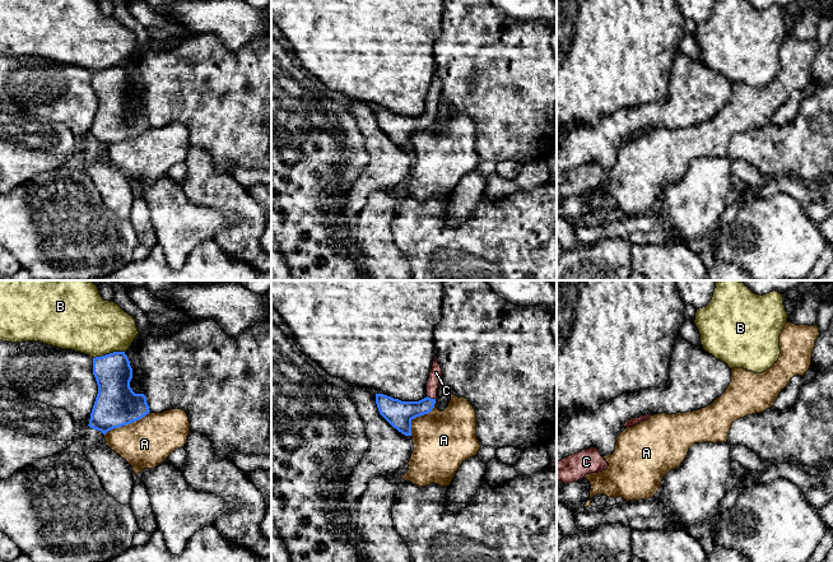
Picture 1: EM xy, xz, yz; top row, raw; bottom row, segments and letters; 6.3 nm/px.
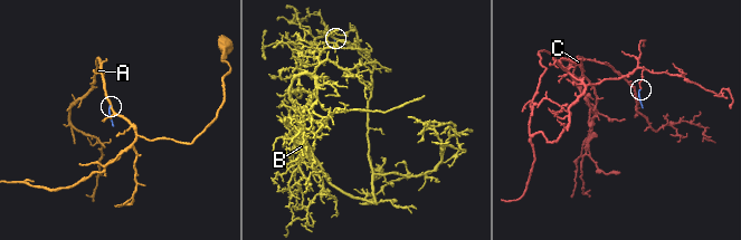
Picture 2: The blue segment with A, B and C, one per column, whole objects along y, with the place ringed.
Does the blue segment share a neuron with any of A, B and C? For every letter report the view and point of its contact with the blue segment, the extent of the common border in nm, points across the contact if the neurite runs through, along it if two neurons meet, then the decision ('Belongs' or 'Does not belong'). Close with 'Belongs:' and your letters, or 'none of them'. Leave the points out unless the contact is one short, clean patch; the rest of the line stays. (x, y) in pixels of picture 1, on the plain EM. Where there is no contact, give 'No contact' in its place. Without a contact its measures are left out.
A: Touches blue at xy (126, 138). Shared border 320 nm. Boundary: xy (149, 125), (135, 135), (111, 143), (105, 149). Does not belong
B: Touches blue at xy (110, 68). Shared border 200 nm. Boundary: xy (124, 65), (113, 65), (93, 73). Does not belong
C: Touches blue at xz (429, 112). Shared border 60 nm. Path across: xz (399, 129), (419, 122), (429, 112), (436, 87). Belongs
Belongs: C

